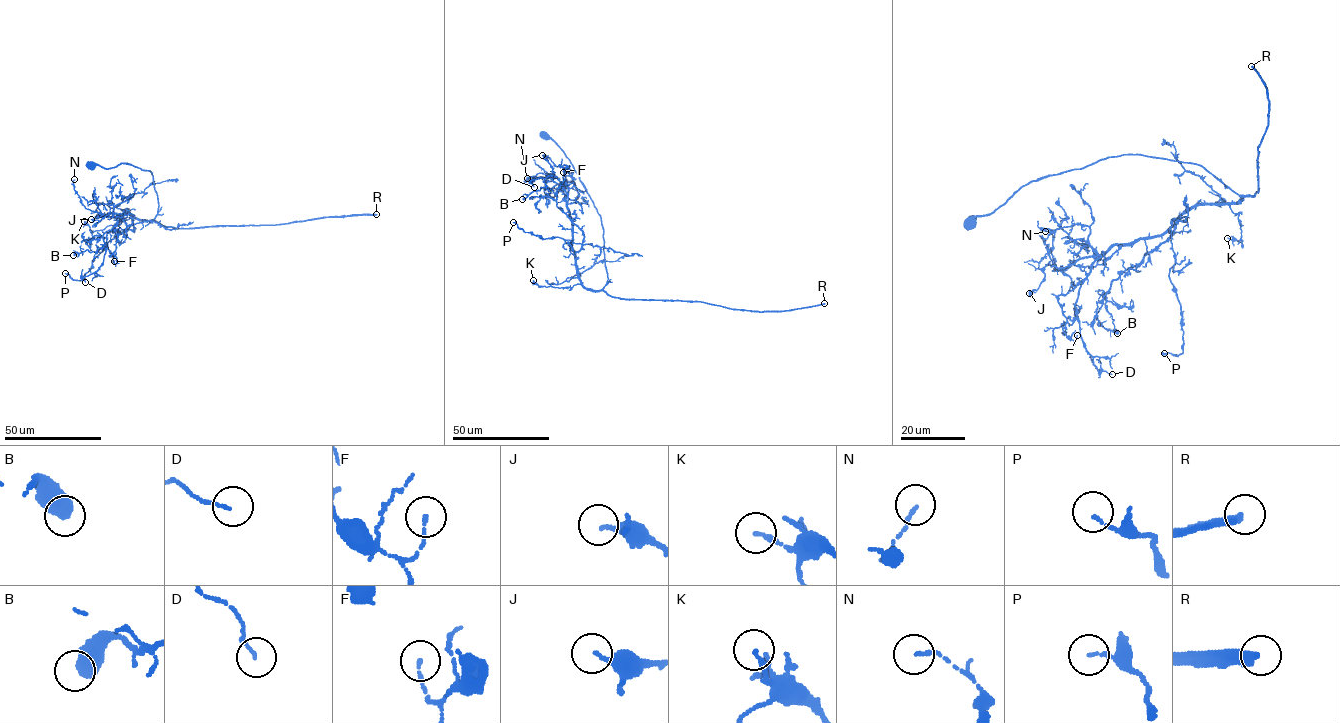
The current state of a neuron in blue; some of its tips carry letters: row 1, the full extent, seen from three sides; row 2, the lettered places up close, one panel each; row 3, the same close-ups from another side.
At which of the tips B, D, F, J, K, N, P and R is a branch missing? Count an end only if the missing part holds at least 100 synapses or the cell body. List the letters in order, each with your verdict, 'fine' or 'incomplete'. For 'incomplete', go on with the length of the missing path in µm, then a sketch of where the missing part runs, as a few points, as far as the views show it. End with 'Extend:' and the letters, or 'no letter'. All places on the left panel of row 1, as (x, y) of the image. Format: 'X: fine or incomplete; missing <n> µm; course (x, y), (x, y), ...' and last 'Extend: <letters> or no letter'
B: fine
D: fine
F: fine
J: fine
K: fine
N: fine
P: fine
R: incomplete; missing 150 µm
Extend: R

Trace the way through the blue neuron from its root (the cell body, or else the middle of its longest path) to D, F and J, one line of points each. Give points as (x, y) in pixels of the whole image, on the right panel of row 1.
D: (971, 221), (1032, 181), (1127, 154), (1199, 164), (1240, 196), (1093, 262), (1076, 318), (1112, 374)
F: (971, 221), (1032, 181), (1127, 154), (1199, 164), (1240, 196), (1110, 246), (1058, 296), (1062, 330), (1077, 335)
J: (971, 221), (1032, 181), (1127, 154), (1199, 164), (1241, 197), (1189, 207), (1161, 235), (1046, 265), (1029, 293)

